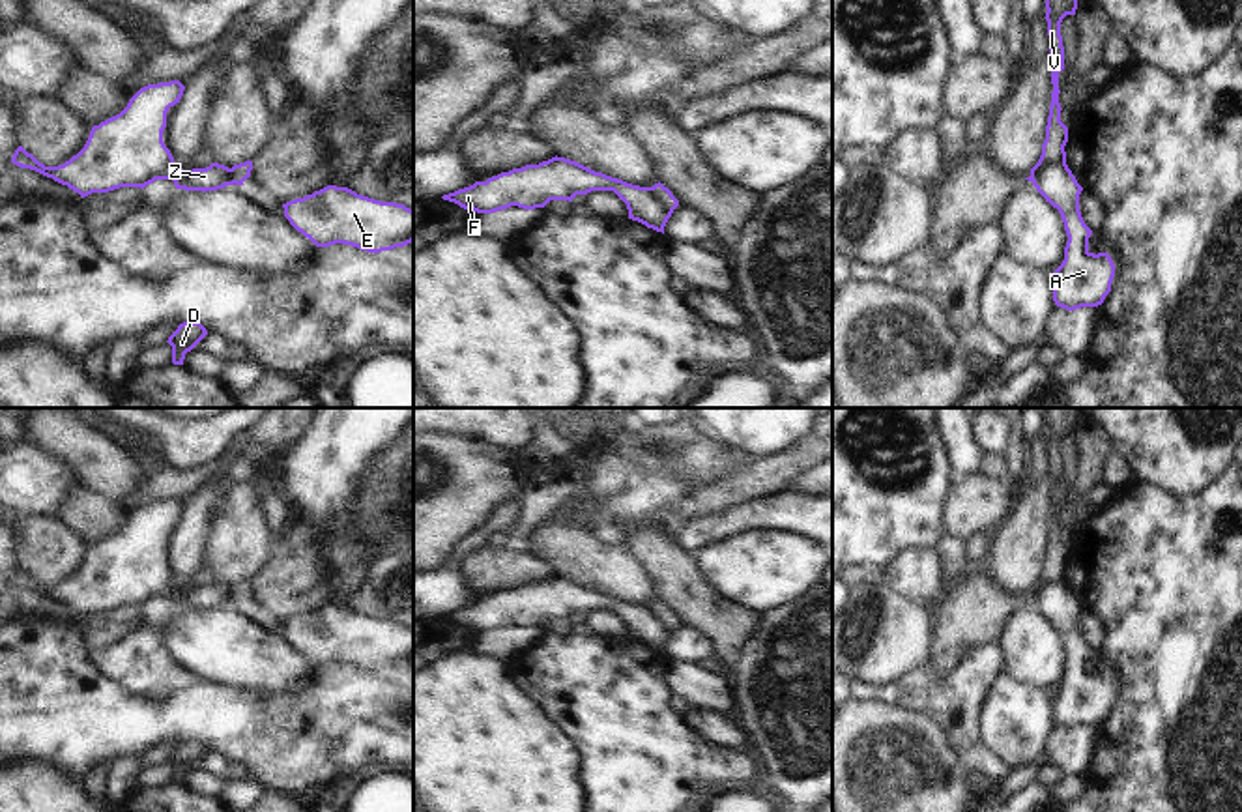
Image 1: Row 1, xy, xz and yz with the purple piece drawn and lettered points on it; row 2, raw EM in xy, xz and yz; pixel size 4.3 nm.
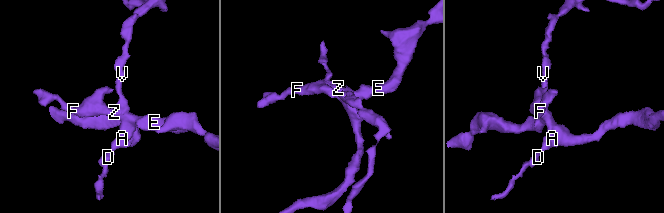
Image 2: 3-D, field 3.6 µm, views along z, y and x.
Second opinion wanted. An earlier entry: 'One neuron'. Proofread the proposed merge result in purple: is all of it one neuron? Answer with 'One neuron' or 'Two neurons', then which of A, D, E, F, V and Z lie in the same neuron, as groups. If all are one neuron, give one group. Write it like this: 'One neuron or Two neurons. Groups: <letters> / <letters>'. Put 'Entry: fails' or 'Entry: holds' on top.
Entry: fails
Two neurons. Groups: A D E F Z / V.

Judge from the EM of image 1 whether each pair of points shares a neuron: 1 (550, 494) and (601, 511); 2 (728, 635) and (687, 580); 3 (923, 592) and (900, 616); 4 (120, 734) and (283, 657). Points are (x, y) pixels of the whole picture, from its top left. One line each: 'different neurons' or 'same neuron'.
1: different neurons
2: same neuron
3: different neurons
4: different neurons

